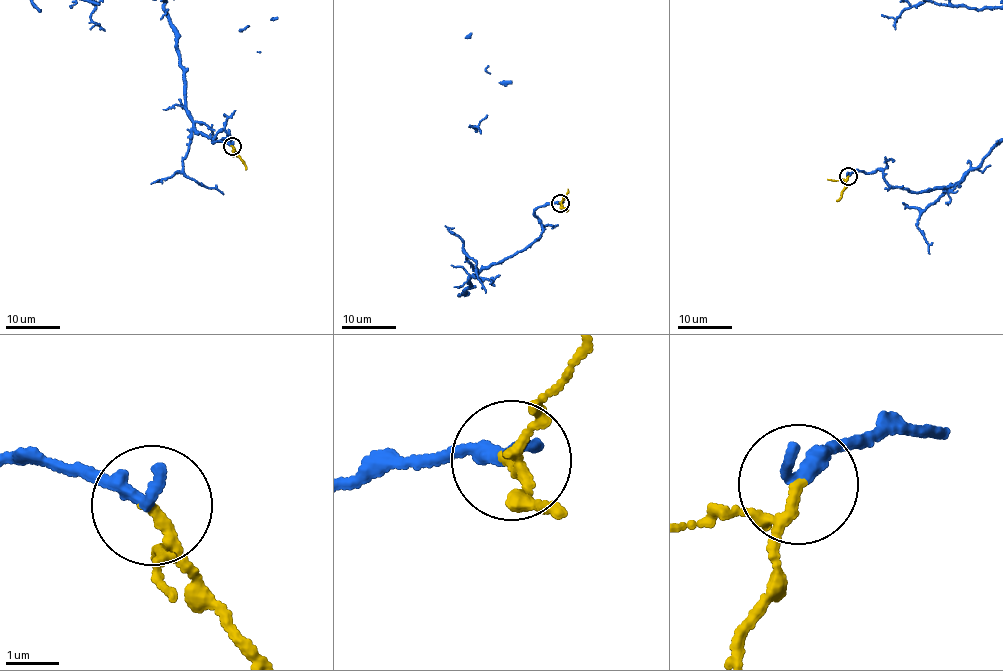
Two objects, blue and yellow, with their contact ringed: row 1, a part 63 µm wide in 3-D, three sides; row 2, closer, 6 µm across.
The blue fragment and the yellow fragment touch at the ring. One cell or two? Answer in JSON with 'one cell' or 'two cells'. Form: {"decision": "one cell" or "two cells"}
{"decision": "one cell"}

